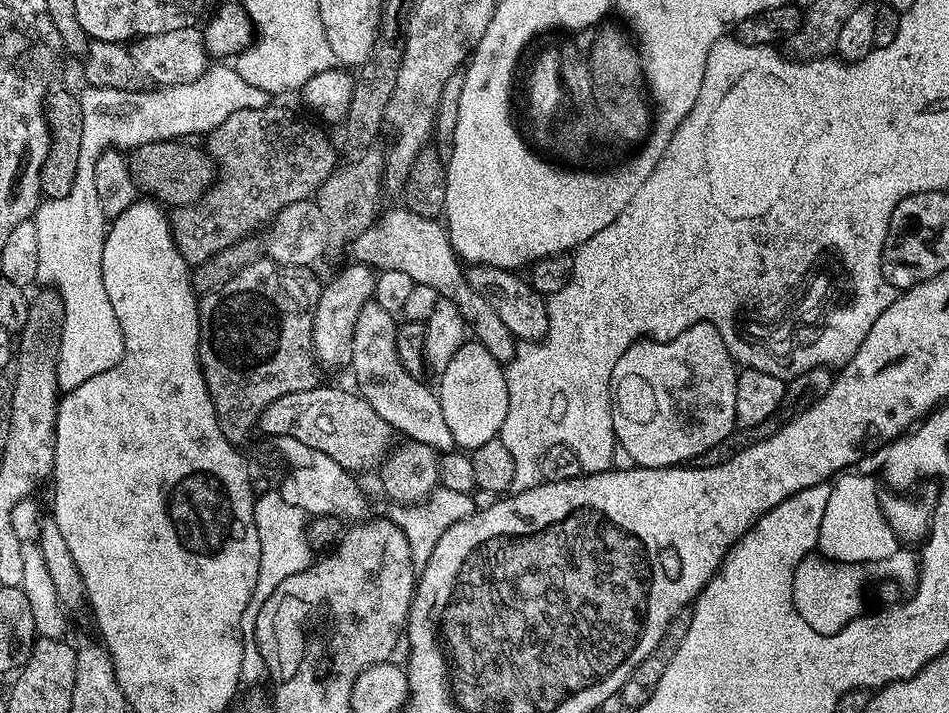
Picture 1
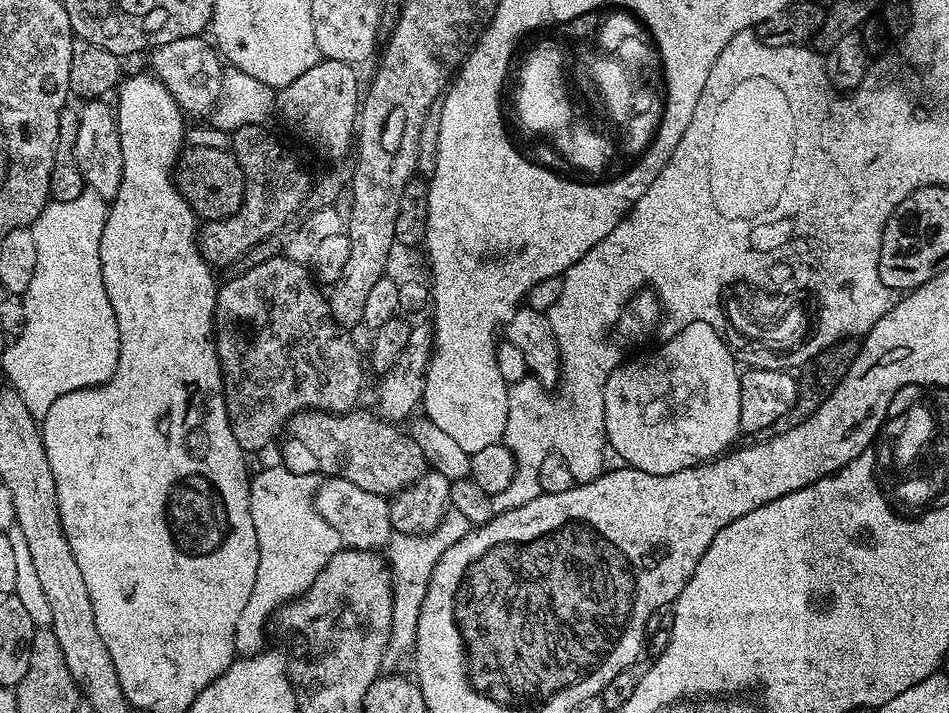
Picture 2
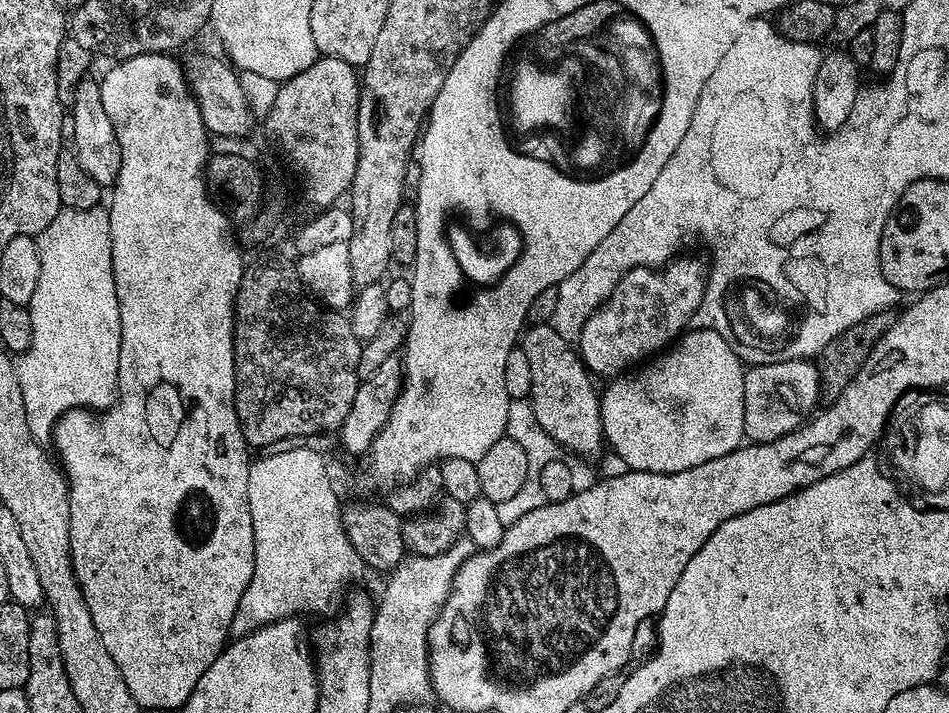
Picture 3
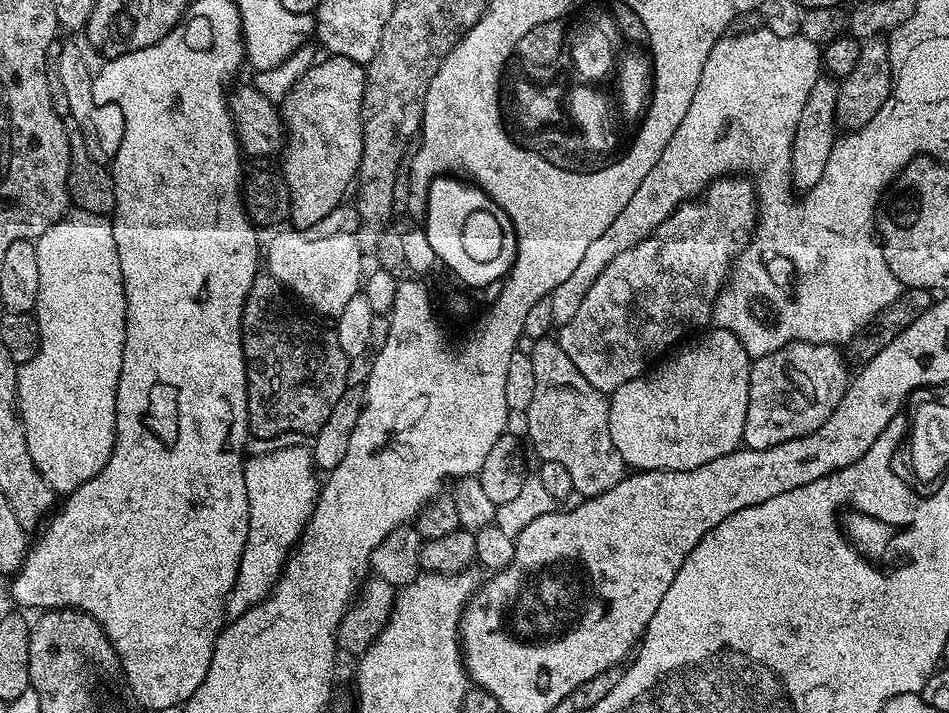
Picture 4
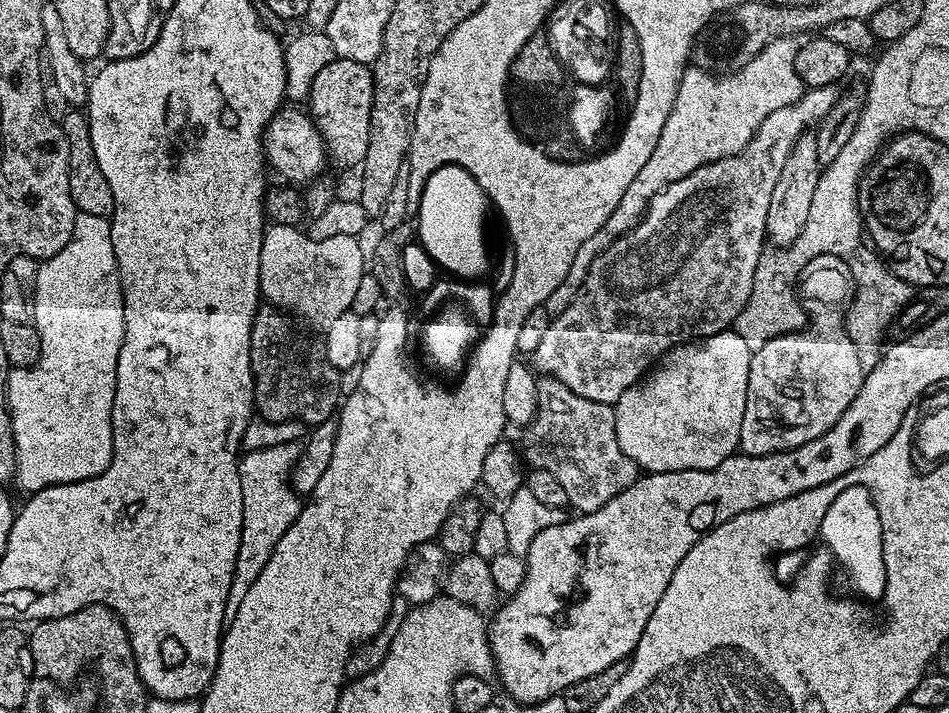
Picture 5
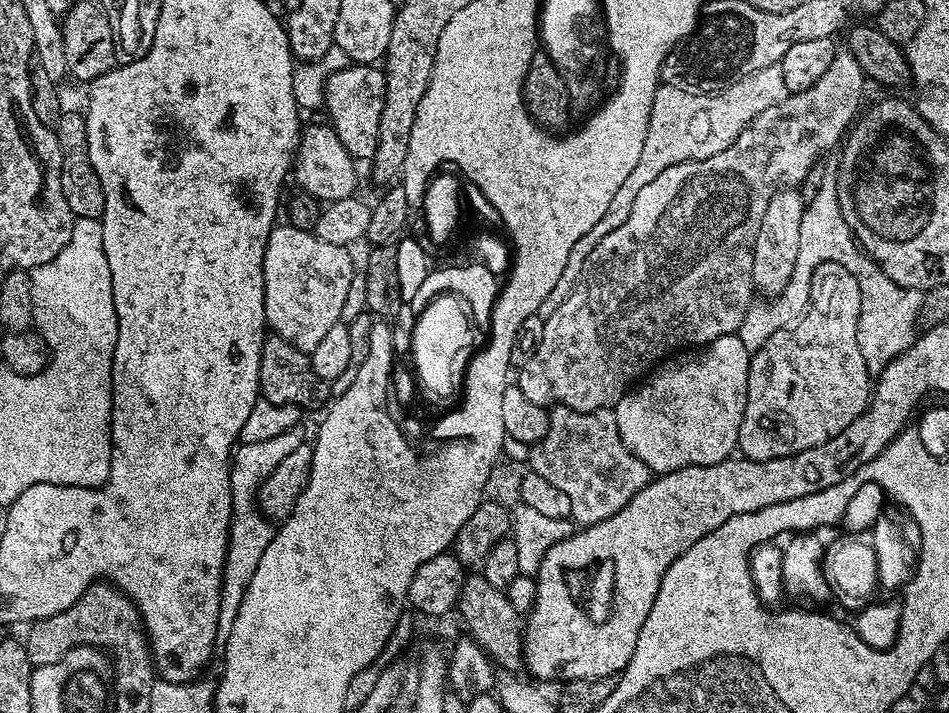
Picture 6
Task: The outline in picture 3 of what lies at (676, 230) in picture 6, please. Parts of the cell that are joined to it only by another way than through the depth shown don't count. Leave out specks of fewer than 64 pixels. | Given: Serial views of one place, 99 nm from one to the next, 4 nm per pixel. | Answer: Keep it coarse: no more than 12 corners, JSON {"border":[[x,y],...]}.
{"border":[[684,255],[627,272],[584,323],[593,377],[655,357],[693,323],[708,278]]}

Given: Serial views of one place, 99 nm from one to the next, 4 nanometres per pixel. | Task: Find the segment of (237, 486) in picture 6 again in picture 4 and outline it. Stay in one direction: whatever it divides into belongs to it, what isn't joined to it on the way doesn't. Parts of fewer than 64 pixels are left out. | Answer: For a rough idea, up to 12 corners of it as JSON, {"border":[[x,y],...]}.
{"border":[[307,443],[244,465],[248,533],[226,616],[272,592],[322,487]]}

